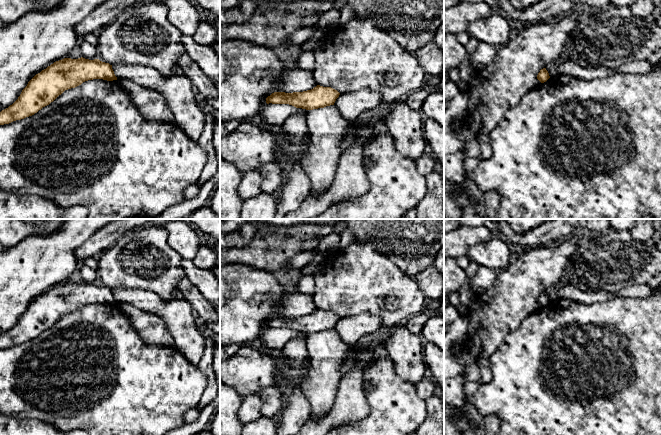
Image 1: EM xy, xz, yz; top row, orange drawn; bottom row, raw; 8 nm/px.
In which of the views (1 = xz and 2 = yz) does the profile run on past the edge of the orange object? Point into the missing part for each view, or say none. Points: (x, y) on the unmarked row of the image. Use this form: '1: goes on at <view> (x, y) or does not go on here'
1: does not go on here
2: does not go on here

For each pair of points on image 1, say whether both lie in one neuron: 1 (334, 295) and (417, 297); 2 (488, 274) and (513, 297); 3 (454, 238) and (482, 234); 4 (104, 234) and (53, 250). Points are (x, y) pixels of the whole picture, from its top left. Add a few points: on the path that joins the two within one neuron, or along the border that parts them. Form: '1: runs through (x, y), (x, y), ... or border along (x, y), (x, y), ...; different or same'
1: runs through (355, 293), (396, 294); same
2: border along (497, 271), (495, 282), (487, 289), (476, 294); different
3: runs through (461, 238), (475, 235); same
4: border along (100, 229), (95, 231), (76, 249), (77, 260); different

